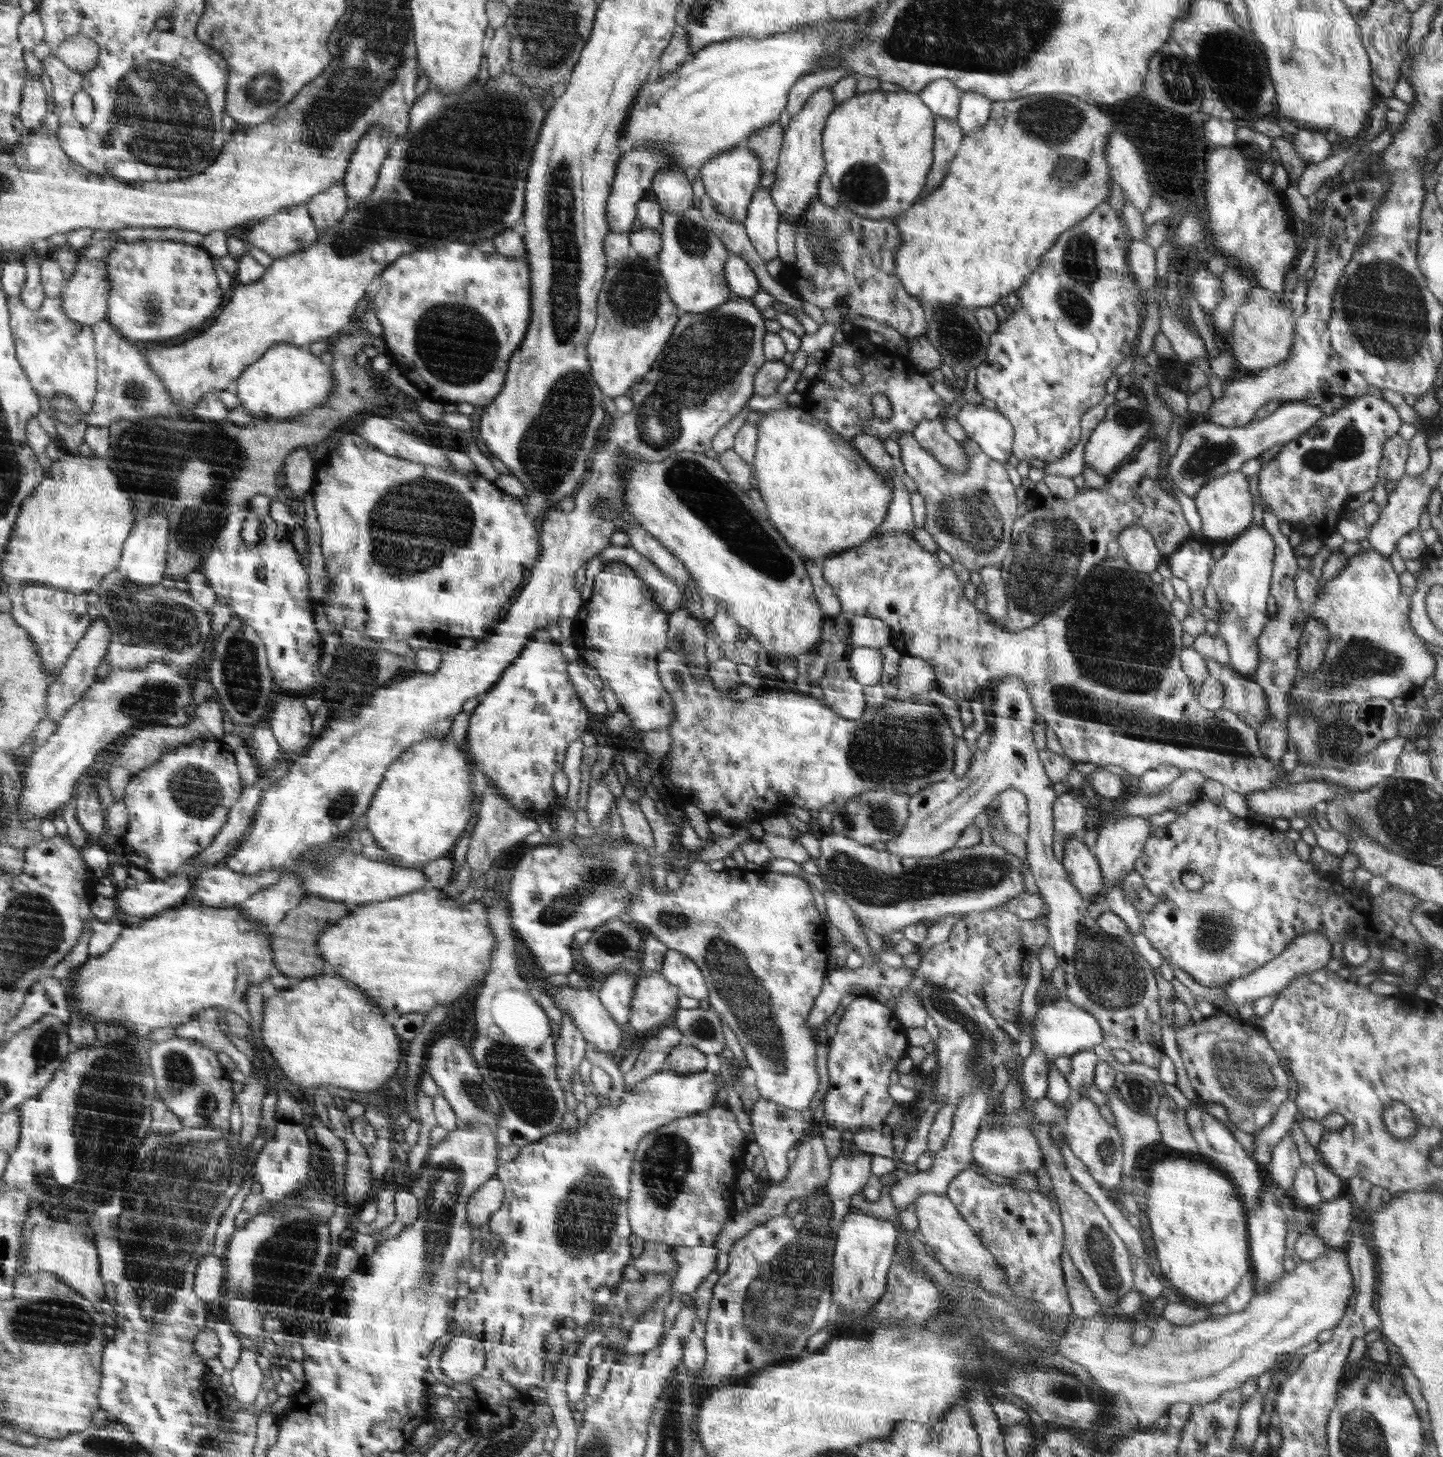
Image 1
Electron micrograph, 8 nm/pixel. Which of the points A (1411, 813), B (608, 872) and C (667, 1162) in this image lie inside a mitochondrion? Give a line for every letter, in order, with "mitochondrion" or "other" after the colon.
A: mitochondrion
B: mitochondrion
C: mitochondrion

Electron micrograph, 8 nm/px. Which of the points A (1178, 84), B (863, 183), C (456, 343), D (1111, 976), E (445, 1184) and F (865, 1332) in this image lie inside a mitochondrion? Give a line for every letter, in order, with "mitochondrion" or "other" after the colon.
A: mitochondrion
B: mitochondrion
C: mitochondrion
D: mitochondrion
E: mitochondrion
F: other

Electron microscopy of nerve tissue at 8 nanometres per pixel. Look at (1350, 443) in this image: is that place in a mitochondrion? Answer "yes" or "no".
yes

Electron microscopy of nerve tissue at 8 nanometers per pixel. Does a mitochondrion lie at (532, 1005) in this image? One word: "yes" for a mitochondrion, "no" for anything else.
no

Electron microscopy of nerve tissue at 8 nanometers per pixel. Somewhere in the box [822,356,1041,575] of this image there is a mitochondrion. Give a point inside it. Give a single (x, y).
(975, 520)

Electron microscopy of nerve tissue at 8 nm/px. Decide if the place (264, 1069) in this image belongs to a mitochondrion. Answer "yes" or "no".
no

